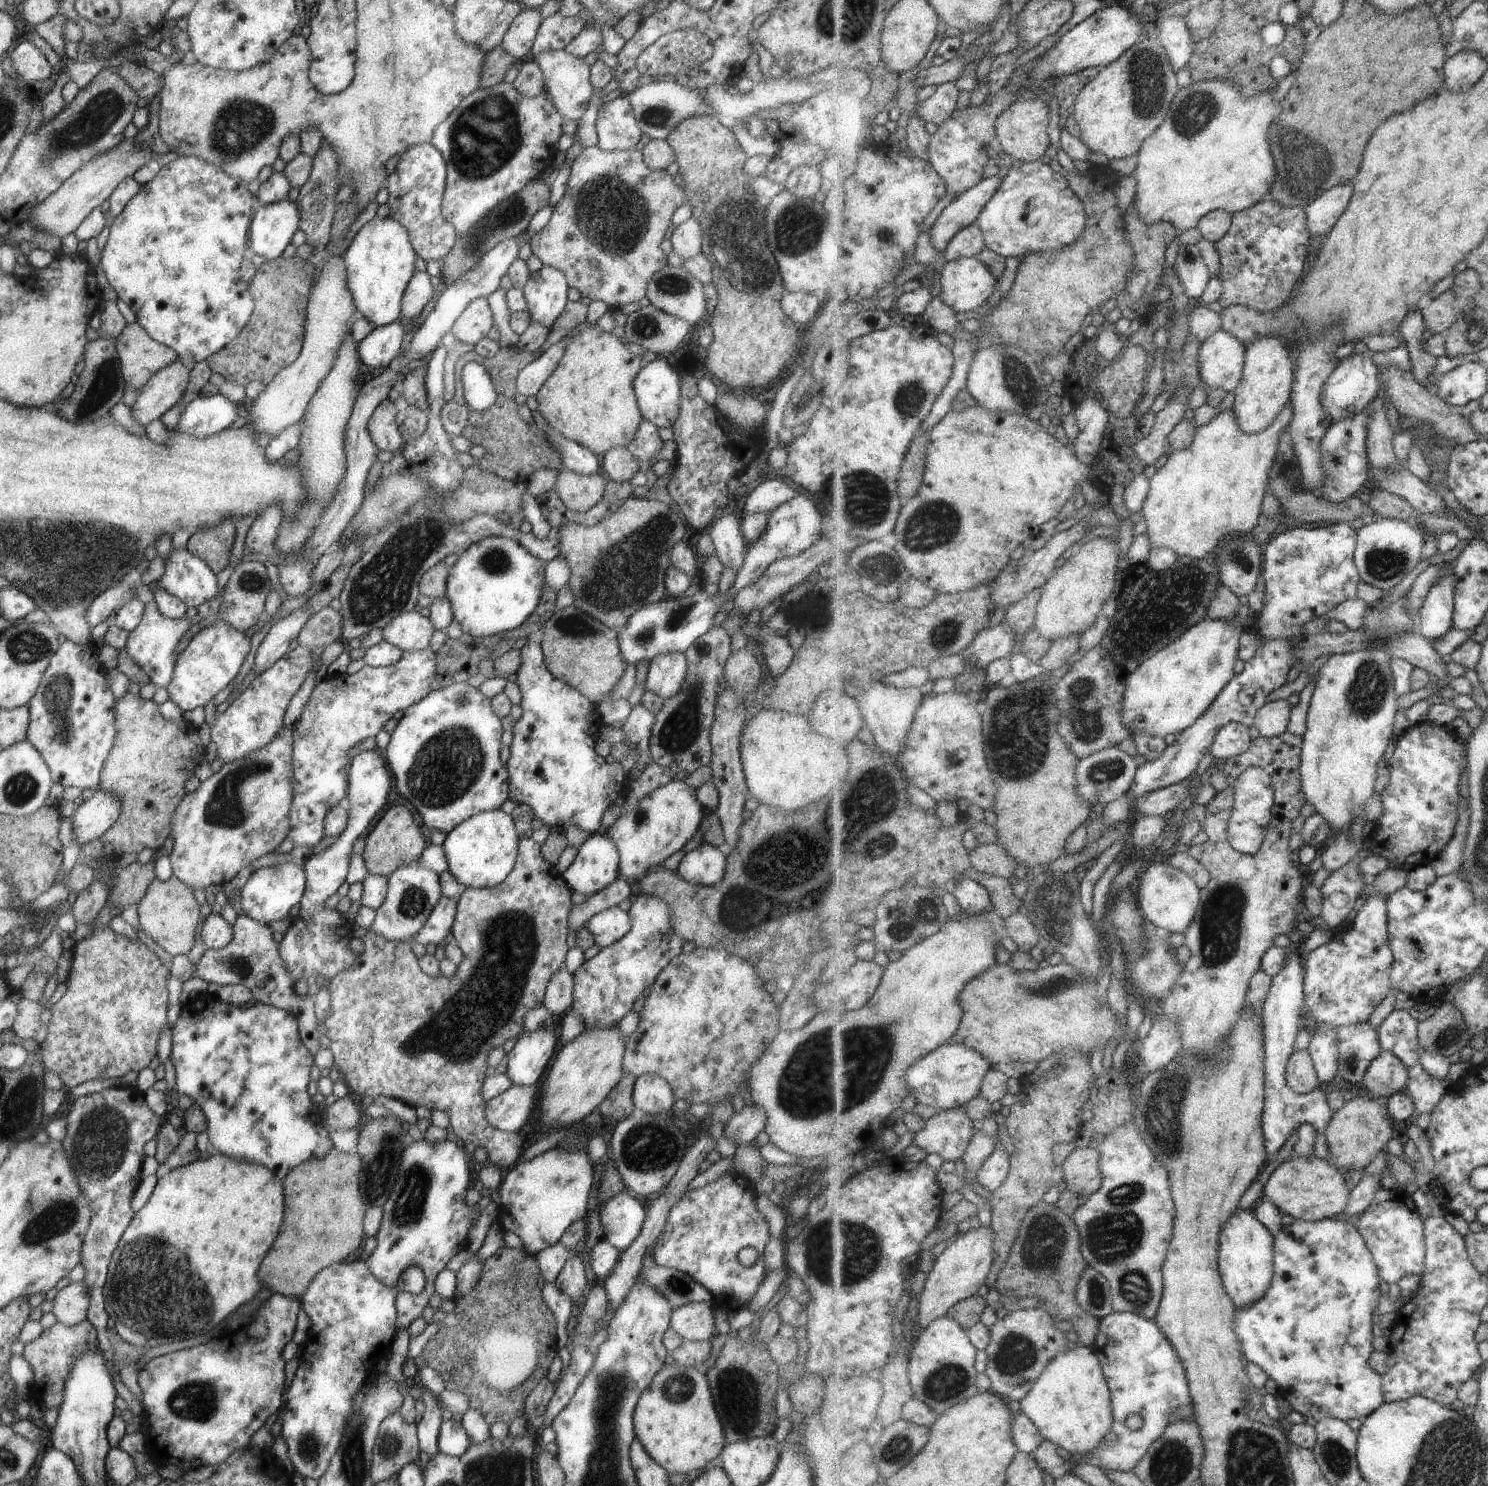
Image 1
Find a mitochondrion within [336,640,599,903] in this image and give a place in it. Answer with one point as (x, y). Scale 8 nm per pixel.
(448, 764)

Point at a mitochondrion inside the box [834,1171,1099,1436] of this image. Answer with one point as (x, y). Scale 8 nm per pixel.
(1016, 1353)

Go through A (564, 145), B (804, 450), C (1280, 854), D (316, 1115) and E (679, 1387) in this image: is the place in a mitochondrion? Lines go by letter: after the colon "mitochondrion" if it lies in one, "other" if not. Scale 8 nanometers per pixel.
A: other
B: other
C: other
D: other
E: mitochondrion

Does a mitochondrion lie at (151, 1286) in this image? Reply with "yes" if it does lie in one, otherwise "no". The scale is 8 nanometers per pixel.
yes

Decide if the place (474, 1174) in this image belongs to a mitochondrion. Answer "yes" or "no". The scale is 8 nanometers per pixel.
no

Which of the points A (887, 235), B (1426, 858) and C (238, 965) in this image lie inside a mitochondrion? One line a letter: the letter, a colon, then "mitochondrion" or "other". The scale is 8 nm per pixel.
A: mitochondrion
B: other
C: mitochondrion

